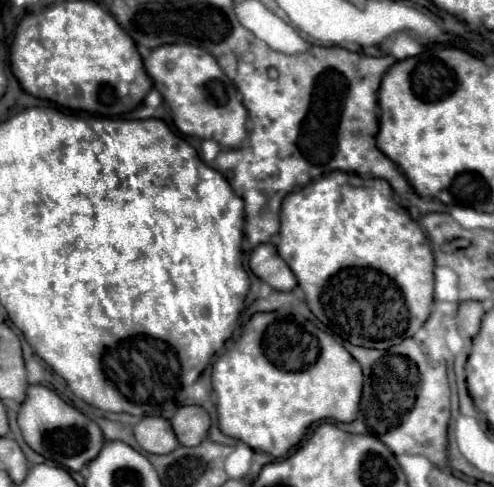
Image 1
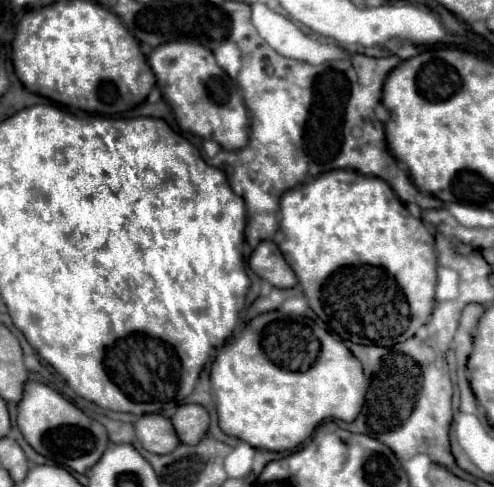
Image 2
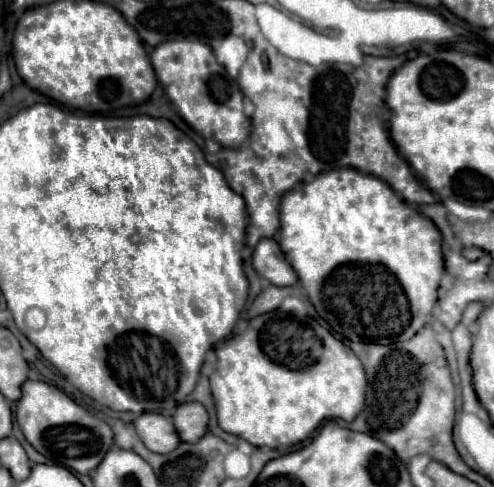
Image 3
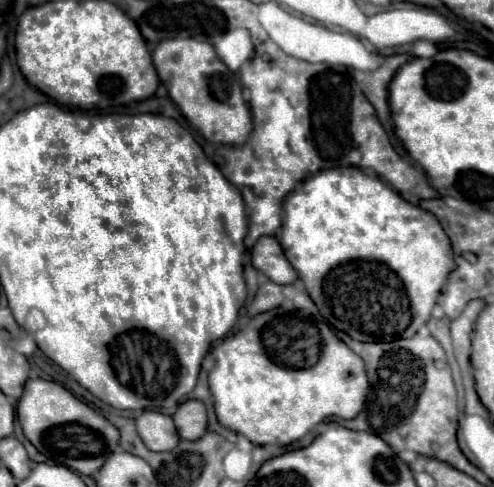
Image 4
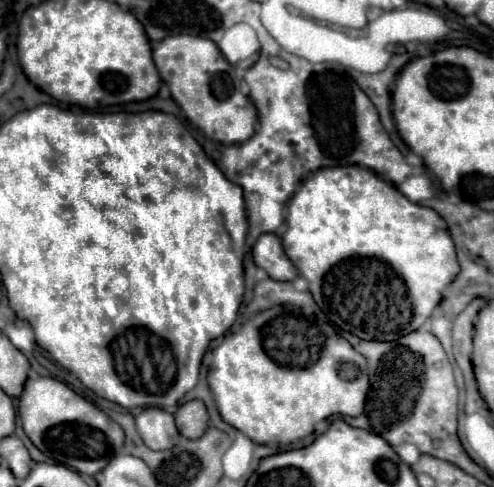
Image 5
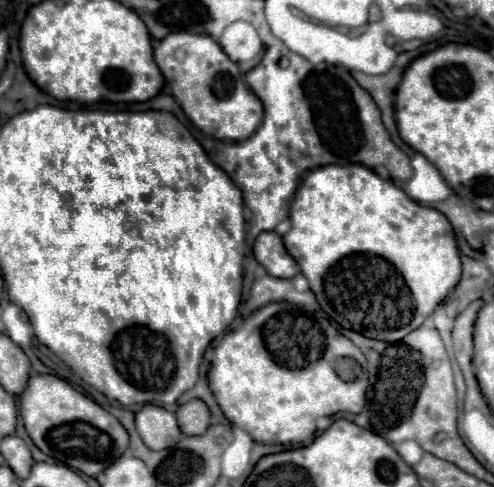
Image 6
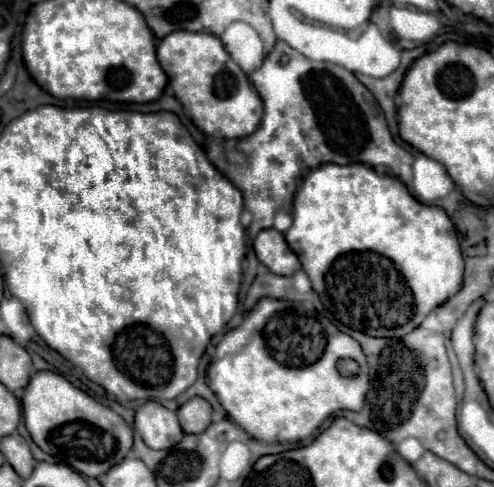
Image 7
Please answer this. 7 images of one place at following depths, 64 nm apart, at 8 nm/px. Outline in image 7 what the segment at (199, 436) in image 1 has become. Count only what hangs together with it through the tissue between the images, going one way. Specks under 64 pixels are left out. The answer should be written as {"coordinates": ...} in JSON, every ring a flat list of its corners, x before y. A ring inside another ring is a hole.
{"coordinates":[[196,396,178,408,178,418,186,434,204,432,212,422,212,406,204,398]]}

